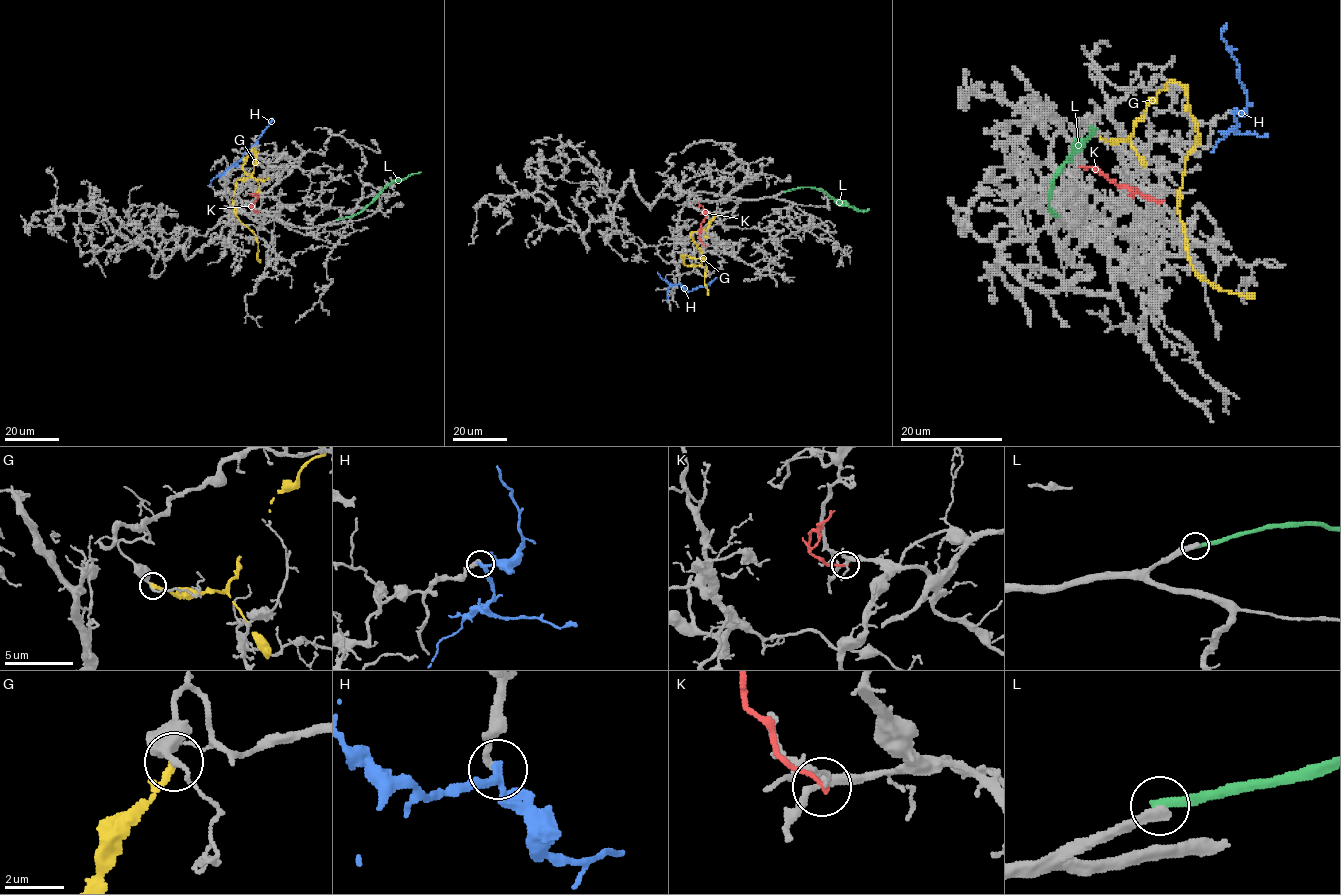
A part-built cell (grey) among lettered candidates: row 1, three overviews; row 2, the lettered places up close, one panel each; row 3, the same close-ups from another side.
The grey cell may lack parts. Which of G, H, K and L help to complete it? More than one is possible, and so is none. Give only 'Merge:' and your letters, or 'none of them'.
Merge: none of them

